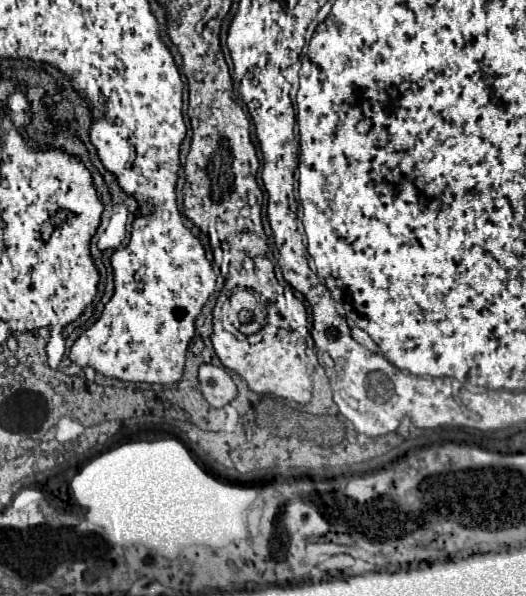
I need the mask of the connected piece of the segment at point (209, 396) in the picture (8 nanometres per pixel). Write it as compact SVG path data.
M201 364L199 390L213 408L227 406L237 396L237 386L223 366Z

